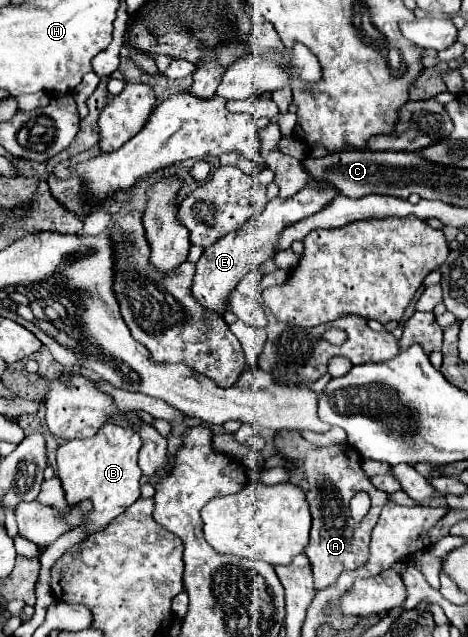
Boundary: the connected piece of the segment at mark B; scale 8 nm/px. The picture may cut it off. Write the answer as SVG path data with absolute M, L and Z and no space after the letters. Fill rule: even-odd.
M122 411L122 417L132 423L134 429L108 421L96 431L96 435L88 439L72 439L58 447L58 477L66 493L66 501L70 505L80 503L82 499L90 499L94 503L94 511L84 521L90 533L106 527L114 517L124 513L124 509L140 499L142 471L138 467L138 453L142 441L136 427L142 425L142 417L140 411Z

